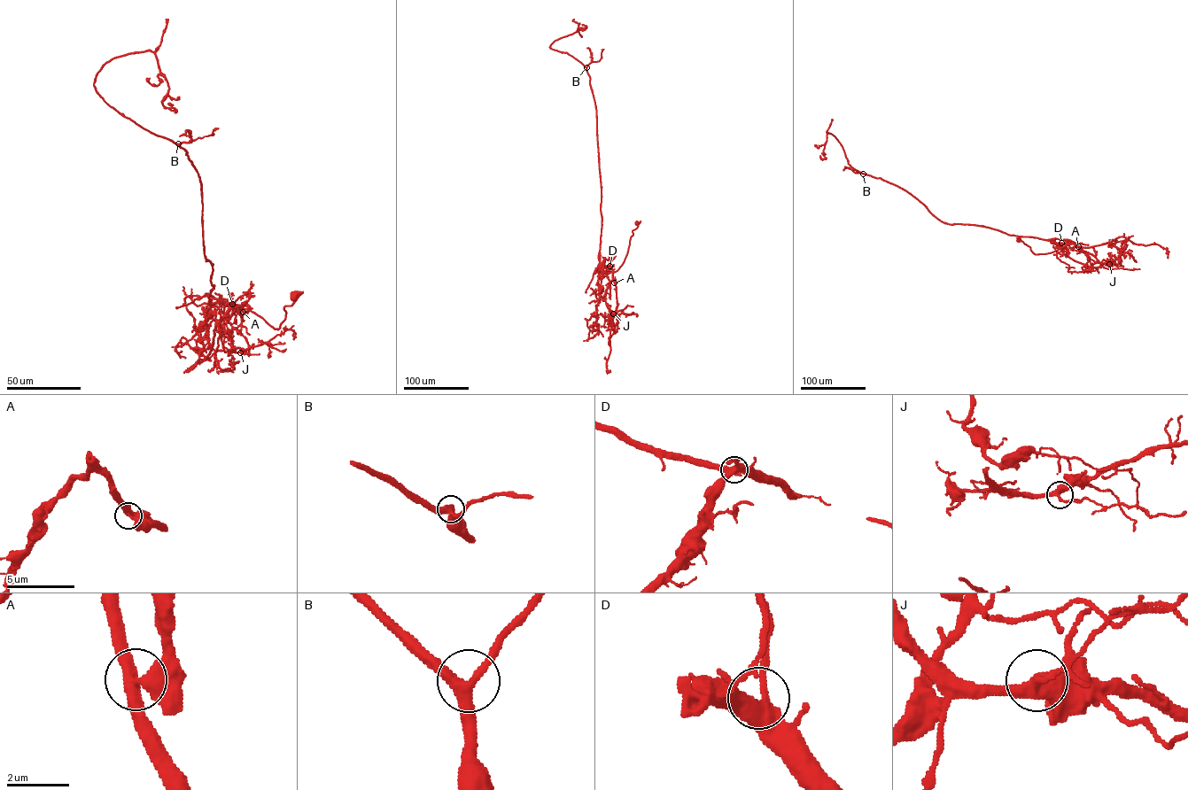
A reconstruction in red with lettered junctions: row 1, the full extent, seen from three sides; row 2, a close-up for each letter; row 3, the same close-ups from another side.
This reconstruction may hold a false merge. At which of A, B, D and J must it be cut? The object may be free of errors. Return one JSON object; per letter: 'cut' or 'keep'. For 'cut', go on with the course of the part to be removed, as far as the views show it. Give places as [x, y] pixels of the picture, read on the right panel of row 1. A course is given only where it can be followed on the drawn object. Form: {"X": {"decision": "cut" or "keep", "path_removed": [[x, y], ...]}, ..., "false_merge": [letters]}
{"A": {"decision": "cut"}, "B": {"decision": "keep"}, "D": {"decision": "keep"}, "J": {"decision": "keep"}, "false_merge": ["A"]}

